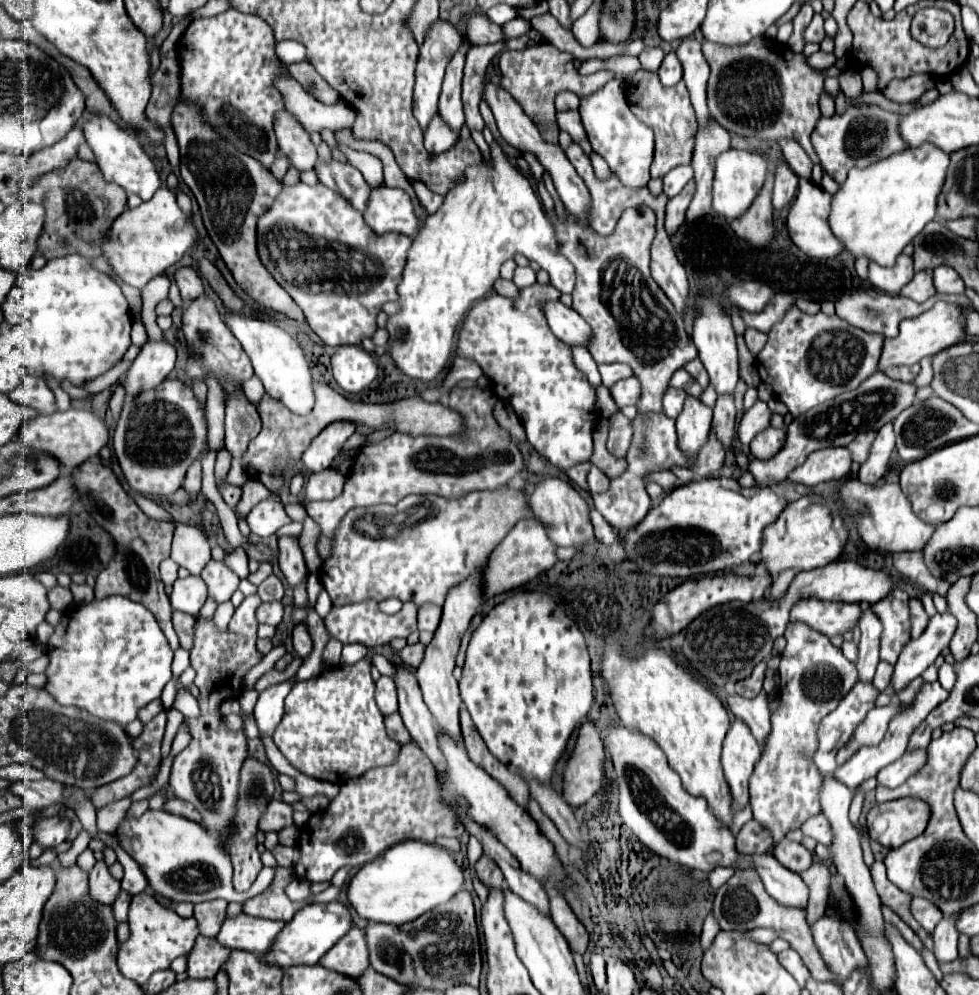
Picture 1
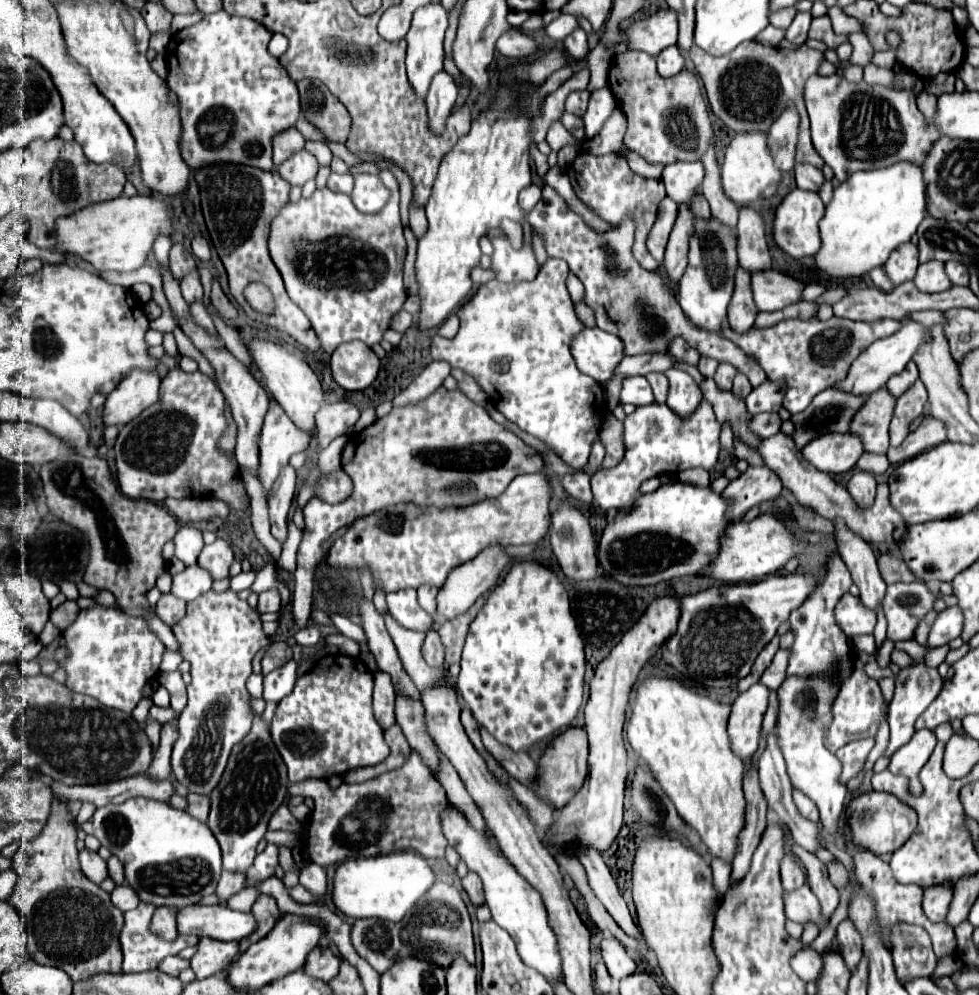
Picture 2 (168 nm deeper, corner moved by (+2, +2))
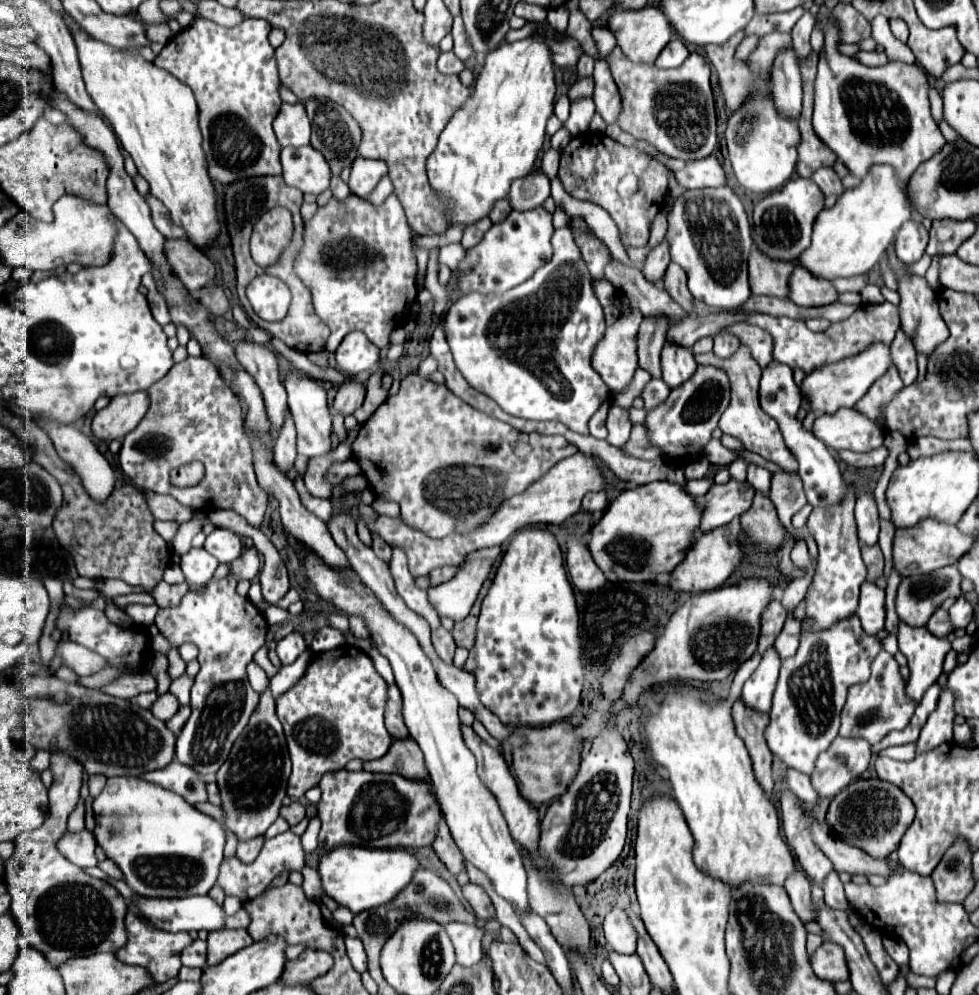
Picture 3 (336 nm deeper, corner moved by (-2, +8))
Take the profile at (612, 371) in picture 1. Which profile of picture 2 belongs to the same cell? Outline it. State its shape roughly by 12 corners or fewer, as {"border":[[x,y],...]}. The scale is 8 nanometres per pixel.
{"border":[[671,355],[625,357],[617,373],[647,375],[675,365]]}

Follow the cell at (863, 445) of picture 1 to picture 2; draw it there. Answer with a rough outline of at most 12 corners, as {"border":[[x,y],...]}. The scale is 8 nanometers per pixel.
{"border":[[883,387],[851,421],[867,453],[885,455],[895,397]]}

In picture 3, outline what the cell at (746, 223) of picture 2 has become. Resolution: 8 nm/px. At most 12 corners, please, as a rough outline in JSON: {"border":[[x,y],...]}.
{"border":[[753,247],[749,285],[753,295],[787,293],[793,263]]}

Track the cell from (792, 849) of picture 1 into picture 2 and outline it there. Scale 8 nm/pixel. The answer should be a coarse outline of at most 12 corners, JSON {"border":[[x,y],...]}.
{"border":[[793,855],[781,861],[787,893],[805,883],[805,871]]}

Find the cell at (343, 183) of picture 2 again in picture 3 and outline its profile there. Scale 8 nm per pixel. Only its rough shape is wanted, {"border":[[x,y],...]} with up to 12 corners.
{"border":[[339,175],[331,177],[333,195],[343,199],[351,193]]}

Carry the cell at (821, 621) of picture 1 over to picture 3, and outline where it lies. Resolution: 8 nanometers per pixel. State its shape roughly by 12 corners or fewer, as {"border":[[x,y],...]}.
{"border":[[865,581],[855,615],[867,635],[885,623],[885,589]]}

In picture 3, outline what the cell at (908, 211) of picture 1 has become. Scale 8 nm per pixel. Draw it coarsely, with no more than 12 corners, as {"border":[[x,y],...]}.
{"border":[[889,165],[815,219],[799,257],[827,281],[869,273],[911,219]]}

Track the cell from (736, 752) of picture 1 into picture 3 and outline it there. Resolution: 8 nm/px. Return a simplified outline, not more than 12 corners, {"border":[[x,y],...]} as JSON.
{"border":[[771,647],[743,685],[741,701],[757,713],[771,711],[779,655]]}

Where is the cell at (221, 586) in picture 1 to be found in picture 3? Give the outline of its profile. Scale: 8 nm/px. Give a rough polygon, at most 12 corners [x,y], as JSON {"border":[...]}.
{"border":[[217,527],[207,535],[205,549],[219,563],[241,555],[241,537]]}

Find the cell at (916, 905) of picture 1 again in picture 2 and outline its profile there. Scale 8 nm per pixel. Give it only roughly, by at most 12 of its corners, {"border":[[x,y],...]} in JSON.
{"border":[[927,887],[923,911],[931,921],[947,917],[953,887]]}

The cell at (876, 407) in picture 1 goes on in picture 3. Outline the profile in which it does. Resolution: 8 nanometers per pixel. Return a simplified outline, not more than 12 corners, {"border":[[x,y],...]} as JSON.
{"border":[[731,479],[697,497],[703,533],[729,525],[753,503],[755,489]]}

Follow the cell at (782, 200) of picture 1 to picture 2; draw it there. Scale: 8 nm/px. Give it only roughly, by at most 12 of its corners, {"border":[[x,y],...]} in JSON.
{"border":[[789,103],[769,129],[771,155],[785,173],[795,165],[799,113]]}

